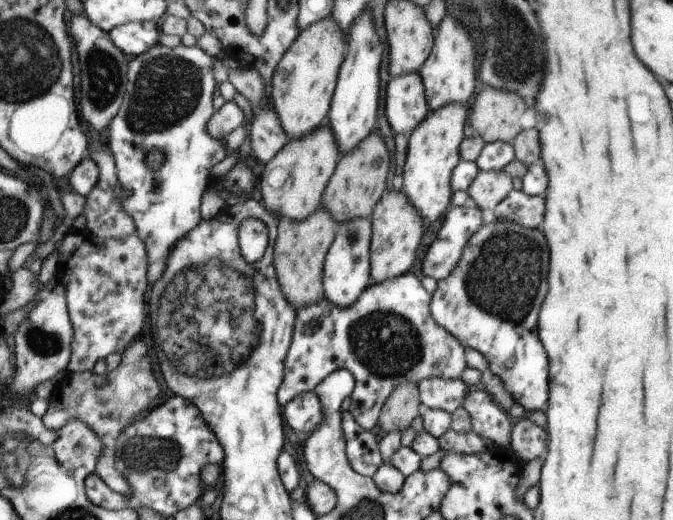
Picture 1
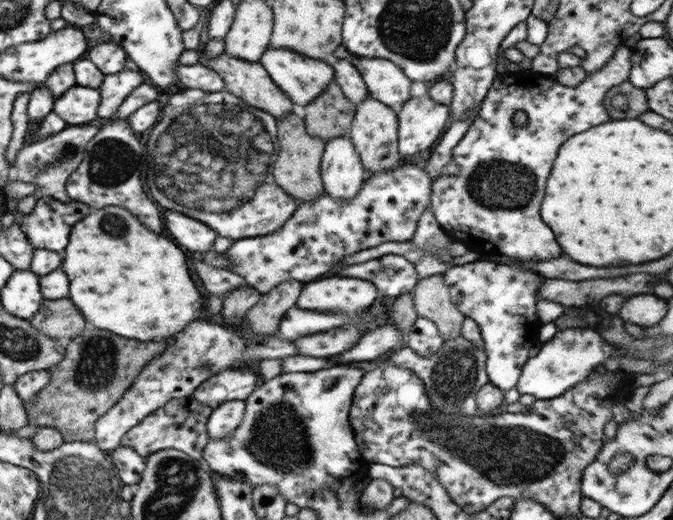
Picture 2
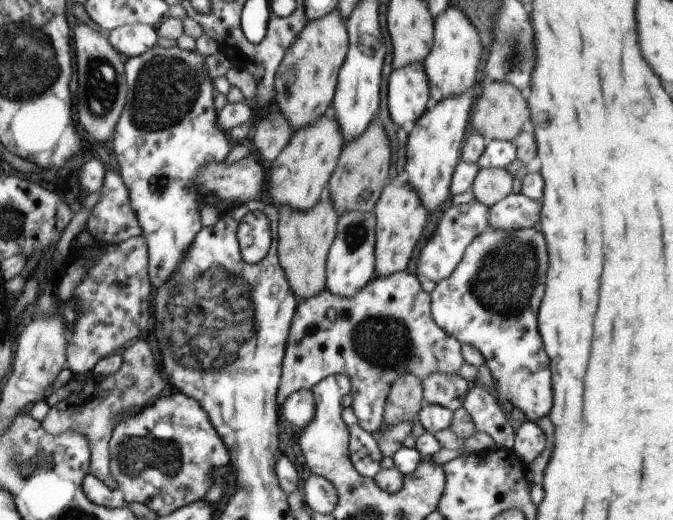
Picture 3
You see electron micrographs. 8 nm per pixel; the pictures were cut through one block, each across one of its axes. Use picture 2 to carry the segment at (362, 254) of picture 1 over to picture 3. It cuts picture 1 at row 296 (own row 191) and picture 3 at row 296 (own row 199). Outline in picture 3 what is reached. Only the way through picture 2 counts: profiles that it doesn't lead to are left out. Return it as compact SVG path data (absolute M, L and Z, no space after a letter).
M347 212L337 220L337 234L325 262L325 292L337 298L353 298L375 276L375 214Z

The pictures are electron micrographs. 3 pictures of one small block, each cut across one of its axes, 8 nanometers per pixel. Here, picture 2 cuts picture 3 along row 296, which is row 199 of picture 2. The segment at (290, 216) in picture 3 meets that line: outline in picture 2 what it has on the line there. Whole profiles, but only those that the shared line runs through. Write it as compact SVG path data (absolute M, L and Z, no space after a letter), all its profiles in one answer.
M291 112L287 118L277 120L277 162L273 166L273 178L275 184L285 190L297 204L305 204L321 196L323 190L323 180L321 180L321 156L325 150L325 142L321 138L313 138L305 130L305 120L301 118L301 112Z

